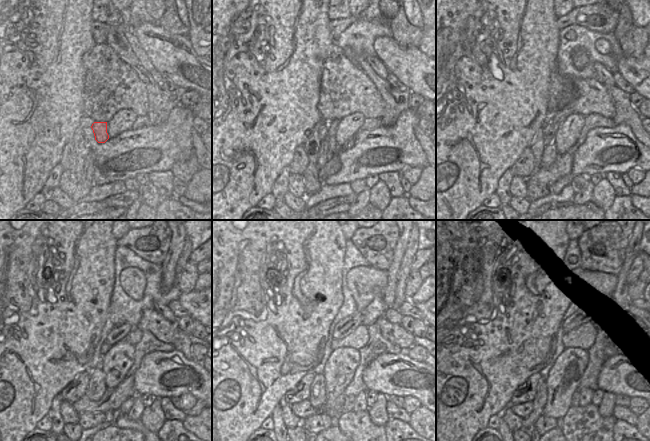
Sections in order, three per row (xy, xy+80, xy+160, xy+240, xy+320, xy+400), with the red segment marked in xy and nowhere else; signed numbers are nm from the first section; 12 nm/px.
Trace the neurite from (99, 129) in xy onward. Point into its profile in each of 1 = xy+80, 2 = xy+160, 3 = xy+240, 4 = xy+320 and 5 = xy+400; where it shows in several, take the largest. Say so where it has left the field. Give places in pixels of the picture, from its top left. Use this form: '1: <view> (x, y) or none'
1: xy+80 (332, 126)
2: xy+160 (549, 154)
3: xy+240 (97, 384)
4: xy+320 (317, 398)
5: xy+400 (539, 401)

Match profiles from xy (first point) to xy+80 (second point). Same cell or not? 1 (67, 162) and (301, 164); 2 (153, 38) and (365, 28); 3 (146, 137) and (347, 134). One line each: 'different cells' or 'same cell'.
1: same cell
2: different cells
3: different cells

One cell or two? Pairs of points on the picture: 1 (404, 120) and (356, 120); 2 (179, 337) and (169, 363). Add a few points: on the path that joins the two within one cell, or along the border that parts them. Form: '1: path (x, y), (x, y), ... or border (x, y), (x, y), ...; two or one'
1: border (359, 129), (353, 137); two
2: border (175, 349), (178, 349), (187, 358), (192, 360); two

